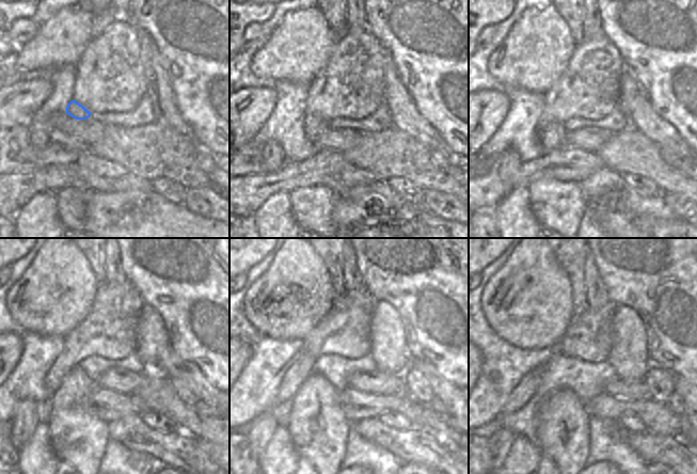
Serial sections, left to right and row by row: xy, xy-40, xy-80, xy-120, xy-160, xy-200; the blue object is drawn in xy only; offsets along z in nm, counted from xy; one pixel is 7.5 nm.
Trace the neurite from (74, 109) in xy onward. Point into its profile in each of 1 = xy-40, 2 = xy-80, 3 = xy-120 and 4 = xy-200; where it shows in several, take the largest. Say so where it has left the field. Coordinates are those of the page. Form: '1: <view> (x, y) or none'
1: xy-40 (314, 125)
2: xy-80 (553, 137)
3: xy-120 (78, 438)
4: xy-200 (563, 433)

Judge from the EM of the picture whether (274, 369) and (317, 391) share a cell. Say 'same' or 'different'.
different

